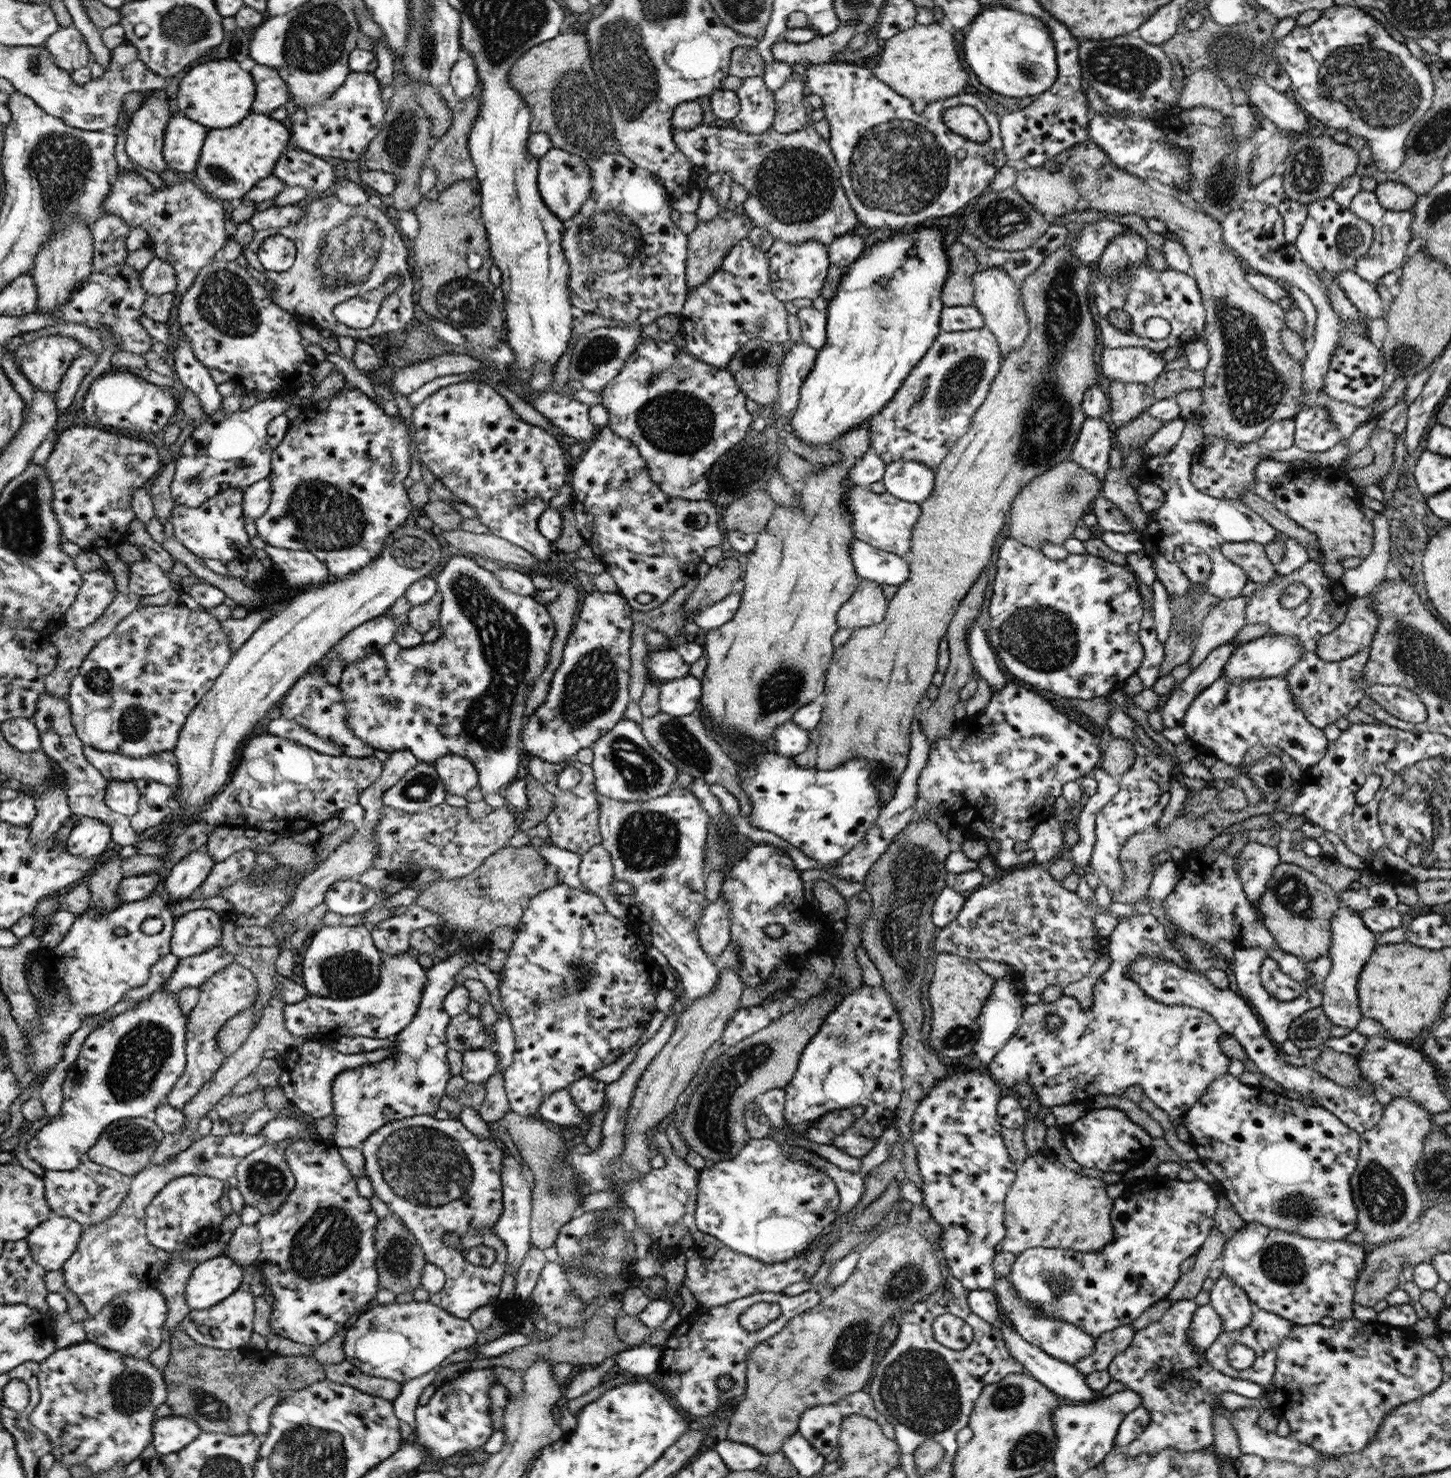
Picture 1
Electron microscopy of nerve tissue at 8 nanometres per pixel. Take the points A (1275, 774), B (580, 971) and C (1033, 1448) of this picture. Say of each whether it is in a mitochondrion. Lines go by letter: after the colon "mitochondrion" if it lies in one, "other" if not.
A: mitochondrion
B: mitochondrion
C: mitochondrion

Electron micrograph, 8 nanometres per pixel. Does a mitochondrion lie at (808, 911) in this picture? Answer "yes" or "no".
no

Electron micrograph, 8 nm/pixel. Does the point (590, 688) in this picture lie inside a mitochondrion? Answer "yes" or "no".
yes

